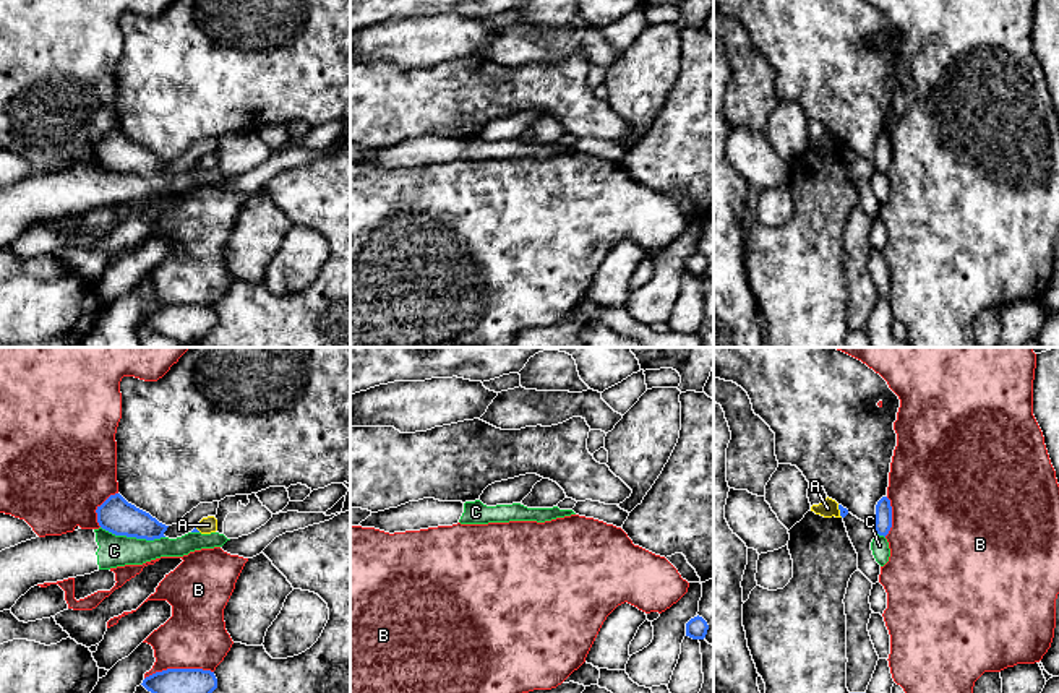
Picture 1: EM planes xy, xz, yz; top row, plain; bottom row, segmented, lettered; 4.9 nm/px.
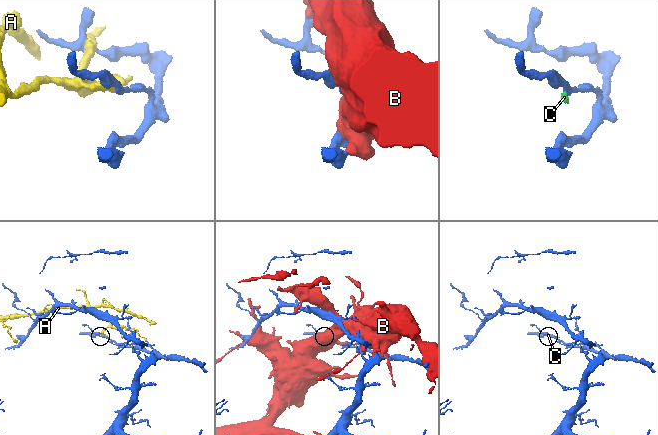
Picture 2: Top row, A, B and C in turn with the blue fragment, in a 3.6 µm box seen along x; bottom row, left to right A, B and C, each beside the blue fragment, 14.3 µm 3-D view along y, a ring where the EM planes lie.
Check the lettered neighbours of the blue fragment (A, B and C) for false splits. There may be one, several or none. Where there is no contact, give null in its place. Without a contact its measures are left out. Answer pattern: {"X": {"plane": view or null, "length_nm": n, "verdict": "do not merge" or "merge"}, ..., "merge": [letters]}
{"A": {"plane": "yz", "length_nm": 70, "verdict": "do not merge"}, "B": {"plane": "xy", "length_nm": 340, "verdict": "do not merge"}, "C": {"plane": "xy", "length_nm": 320, "verdict": "do not merge"}, "merge": []}

